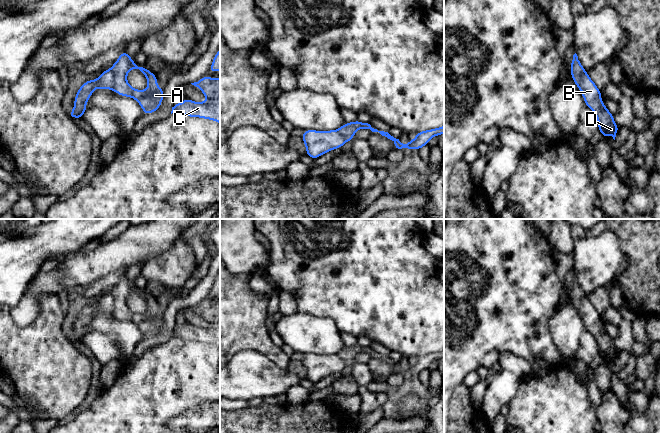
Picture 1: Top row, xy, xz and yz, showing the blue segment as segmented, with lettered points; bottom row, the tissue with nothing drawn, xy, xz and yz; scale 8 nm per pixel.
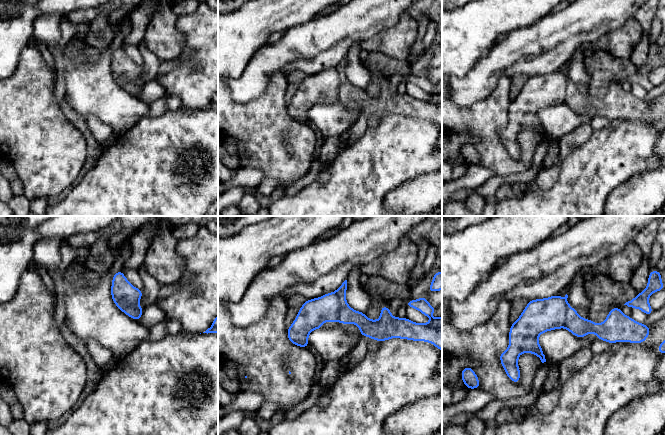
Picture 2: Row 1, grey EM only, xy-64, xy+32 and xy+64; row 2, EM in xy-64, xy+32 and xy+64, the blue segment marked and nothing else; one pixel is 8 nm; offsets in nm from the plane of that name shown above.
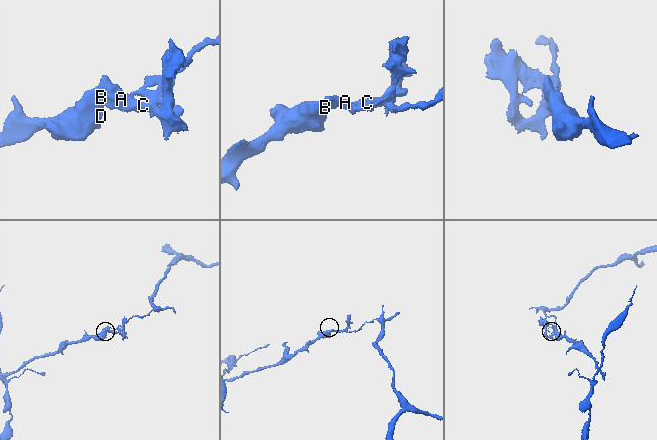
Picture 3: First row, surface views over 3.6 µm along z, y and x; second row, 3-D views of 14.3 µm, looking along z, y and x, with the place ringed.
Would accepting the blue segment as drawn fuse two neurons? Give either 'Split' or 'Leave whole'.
Split

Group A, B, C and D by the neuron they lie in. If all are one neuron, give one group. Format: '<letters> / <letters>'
A C / B D

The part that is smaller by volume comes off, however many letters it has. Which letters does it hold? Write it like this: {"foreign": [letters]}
{"foreign": ["B", "D"]}

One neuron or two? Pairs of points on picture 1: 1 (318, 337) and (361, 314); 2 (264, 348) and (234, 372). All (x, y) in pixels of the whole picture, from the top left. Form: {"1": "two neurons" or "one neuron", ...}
{"1": "two neurons", "2": "two neurons"}

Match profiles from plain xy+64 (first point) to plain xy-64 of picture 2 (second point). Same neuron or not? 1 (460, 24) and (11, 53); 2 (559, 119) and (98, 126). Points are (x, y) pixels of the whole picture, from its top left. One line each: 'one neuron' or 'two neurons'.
1: one neuron
2: one neuron

